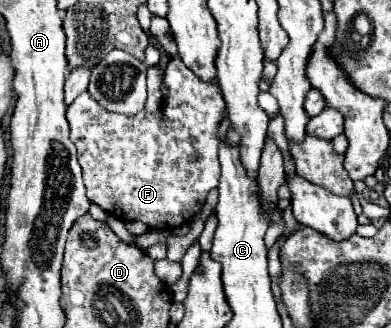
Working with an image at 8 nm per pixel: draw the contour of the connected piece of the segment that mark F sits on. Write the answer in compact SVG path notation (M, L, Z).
M170 57L166 65L164 85L168 95L164 99L164 109L148 113L146 109L140 115L122 115L102 109L102 105L92 99L88 91L78 95L68 107L66 117L70 123L70 137L78 149L78 163L84 171L84 185L88 199L100 205L106 213L122 221L142 221L150 229L176 229L188 221L204 207L206 197L212 189L218 187L220 163L218 163L218 121L222 119L226 105L222 93L216 85L200 81L192 75L190 69L178 59Z

